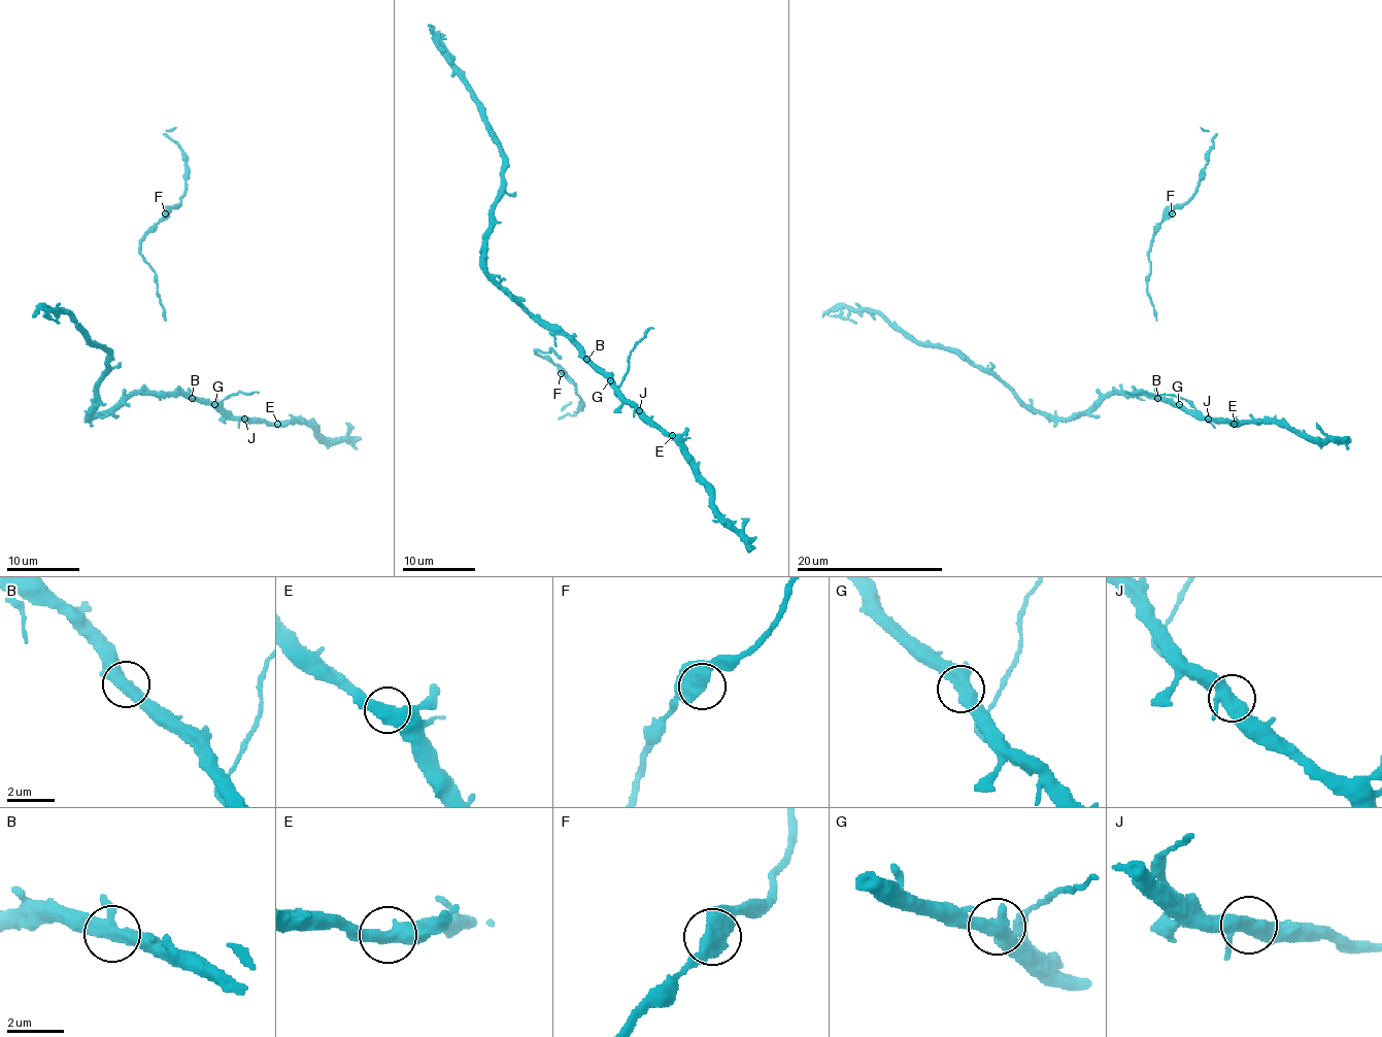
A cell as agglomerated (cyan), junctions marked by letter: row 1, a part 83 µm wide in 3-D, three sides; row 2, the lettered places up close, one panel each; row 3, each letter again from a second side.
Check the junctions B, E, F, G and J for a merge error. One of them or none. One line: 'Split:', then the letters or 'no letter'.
Split: no letter

